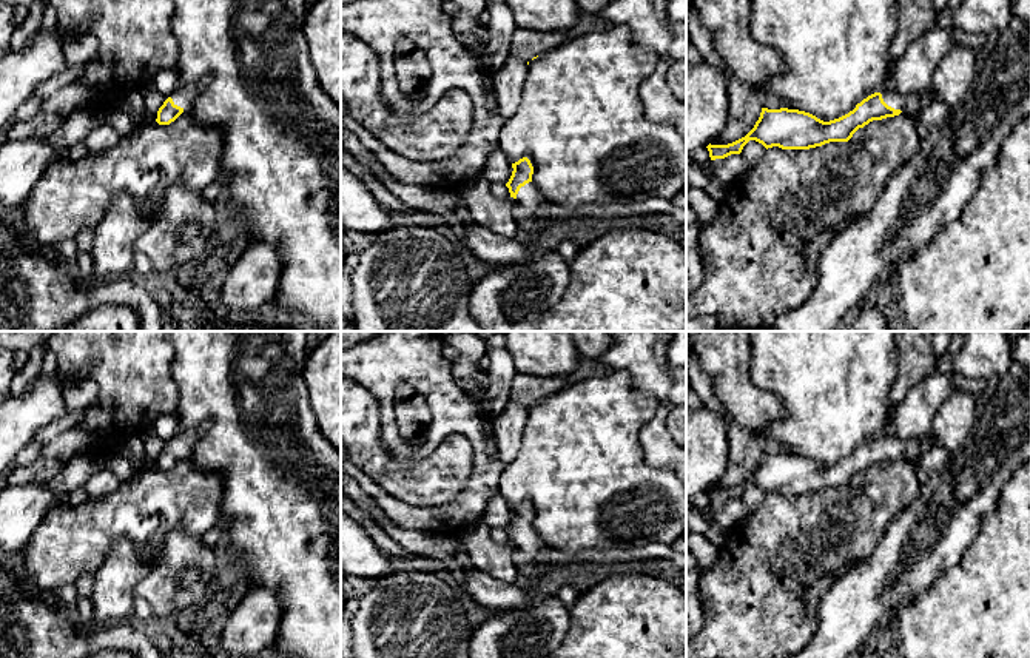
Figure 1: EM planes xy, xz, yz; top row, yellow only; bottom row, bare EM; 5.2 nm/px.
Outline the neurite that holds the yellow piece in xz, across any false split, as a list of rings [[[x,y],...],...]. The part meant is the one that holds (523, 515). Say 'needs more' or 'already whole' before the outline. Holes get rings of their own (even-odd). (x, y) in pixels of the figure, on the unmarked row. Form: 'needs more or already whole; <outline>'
needs more; [[[527,502],[512,509],[512,521],[506,532],[517,549],[520,570],[524,572],[532,586],[537,584],[552,569],[543,569],[535,561],[549,546],[532,529],[534,512]]]

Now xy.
needs more; [[[185,428],[177,433],[177,436],[168,442],[157,456],[156,467],[159,470],[170,470],[182,458],[190,458],[194,442],[199,438],[199,428]]]

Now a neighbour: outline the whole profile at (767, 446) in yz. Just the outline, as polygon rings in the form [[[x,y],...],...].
[[[757,435],[757,444],[762,450],[762,453],[768,453],[768,455],[780,455],[780,453],[786,453],[785,445],[782,445],[777,441],[768,439],[765,436]]]

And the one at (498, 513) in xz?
[[[496,492],[486,505],[486,512],[483,516],[483,524],[489,529],[492,527],[501,527],[507,529],[512,521],[512,509],[506,502],[506,499],[501,496],[500,492]]]

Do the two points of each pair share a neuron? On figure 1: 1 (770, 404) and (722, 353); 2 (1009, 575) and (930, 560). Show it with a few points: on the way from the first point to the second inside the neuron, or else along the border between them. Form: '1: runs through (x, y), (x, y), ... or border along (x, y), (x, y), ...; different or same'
1: runs through (754, 398), (730, 373), (730, 369); same
2: border along (976, 533), (962, 558), (929, 587); different

